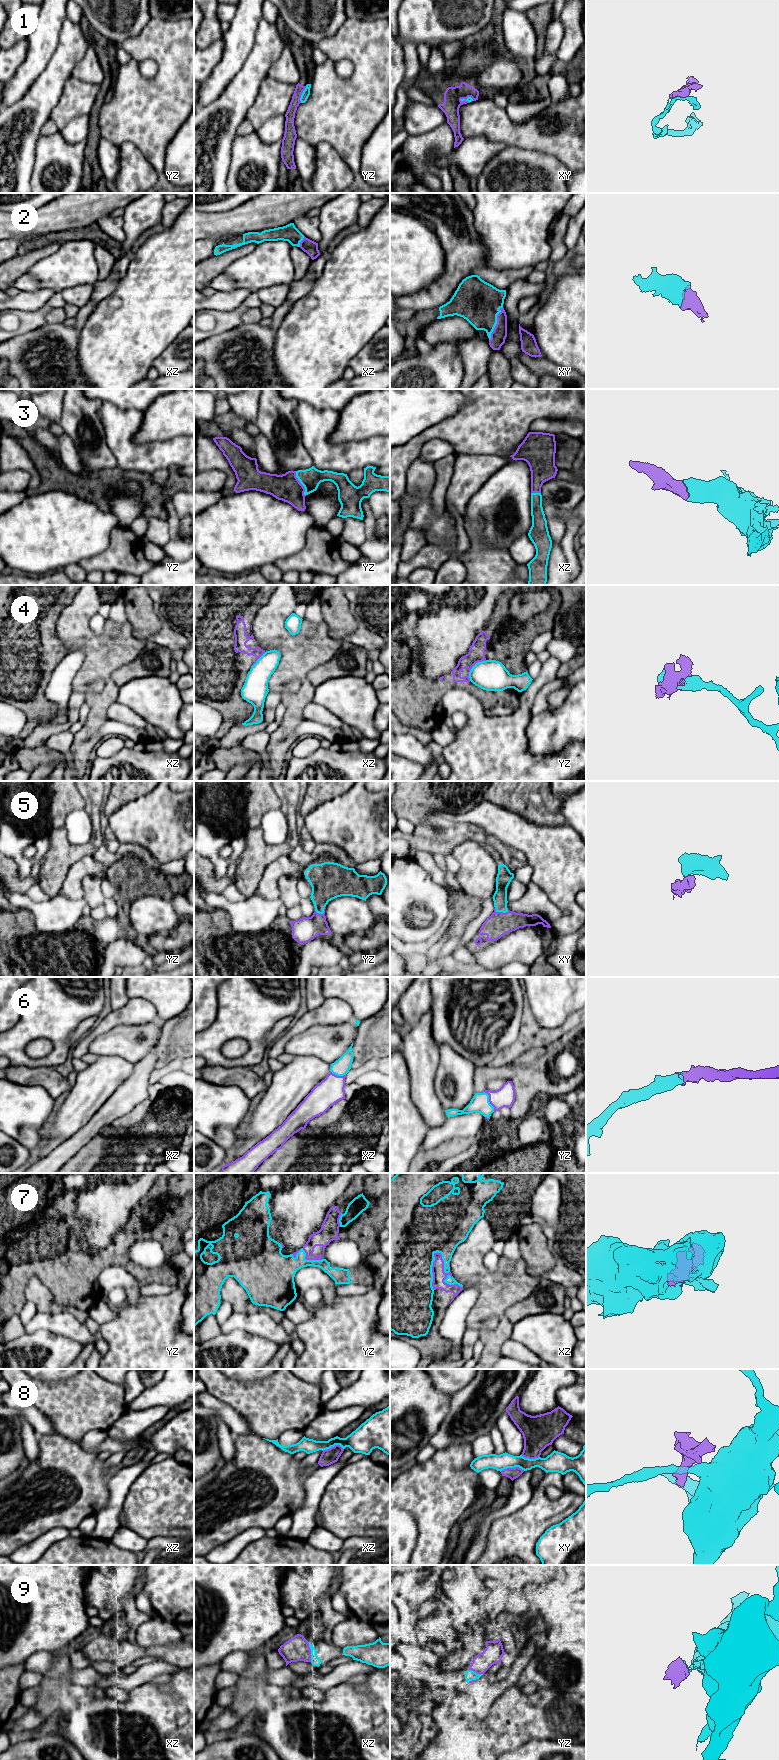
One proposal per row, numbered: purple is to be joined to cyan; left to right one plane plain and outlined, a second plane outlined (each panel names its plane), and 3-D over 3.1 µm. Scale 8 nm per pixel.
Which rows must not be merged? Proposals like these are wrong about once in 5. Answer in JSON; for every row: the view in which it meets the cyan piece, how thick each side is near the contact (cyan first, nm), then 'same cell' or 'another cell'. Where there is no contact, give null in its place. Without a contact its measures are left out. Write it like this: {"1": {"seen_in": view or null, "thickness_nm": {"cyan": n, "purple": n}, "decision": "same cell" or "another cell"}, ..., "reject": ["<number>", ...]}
{"1": {"seen_in": "yz", "thickness_nm": {"cyan": 60, "purple": 80}, "decision": "another cell"}, "2": {"seen_in": "xy", "thickness_nm": {"cyan": 340, "purple": 120}, "decision": "same cell"}, "3": {"seen_in": "yz", "thickness_nm": {"cyan": 160, "purple": 220}, "decision": "same cell"}, "4": {"seen_in": "yz", "thickness_nm": {"cyan": 260, "purple": 130}, "decision": "another cell"}, "5": {"seen_in": "xy", "thickness_nm": {"cyan": 120, "purple": 190}, "decision": "same cell"}, "6": {"seen_in": "yz", "thickness_nm": {"cyan": 150, "purple": 160}, "decision": "same cell"}, "7": {"seen_in": "xz", "thickness_nm": {"cyan": 260, "purple": 100}, "decision": "same cell"}, "8": {"seen_in": "xy", "thickness_nm": {"cyan": 130, "purple": 90}, "decision": "another cell"}, "9": {"seen_in": "xz", "thickness_nm": {"cyan": 70, "purple": 190}, "decision": "same cell"}, "reject": ["1", "4", "8"]}

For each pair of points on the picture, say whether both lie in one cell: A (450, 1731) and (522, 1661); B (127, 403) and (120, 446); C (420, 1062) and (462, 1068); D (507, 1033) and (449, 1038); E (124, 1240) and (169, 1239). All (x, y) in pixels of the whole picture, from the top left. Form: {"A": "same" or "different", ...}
{"A": "same", "B": "different", "C": "different", "D": "same", "E": "same"}

